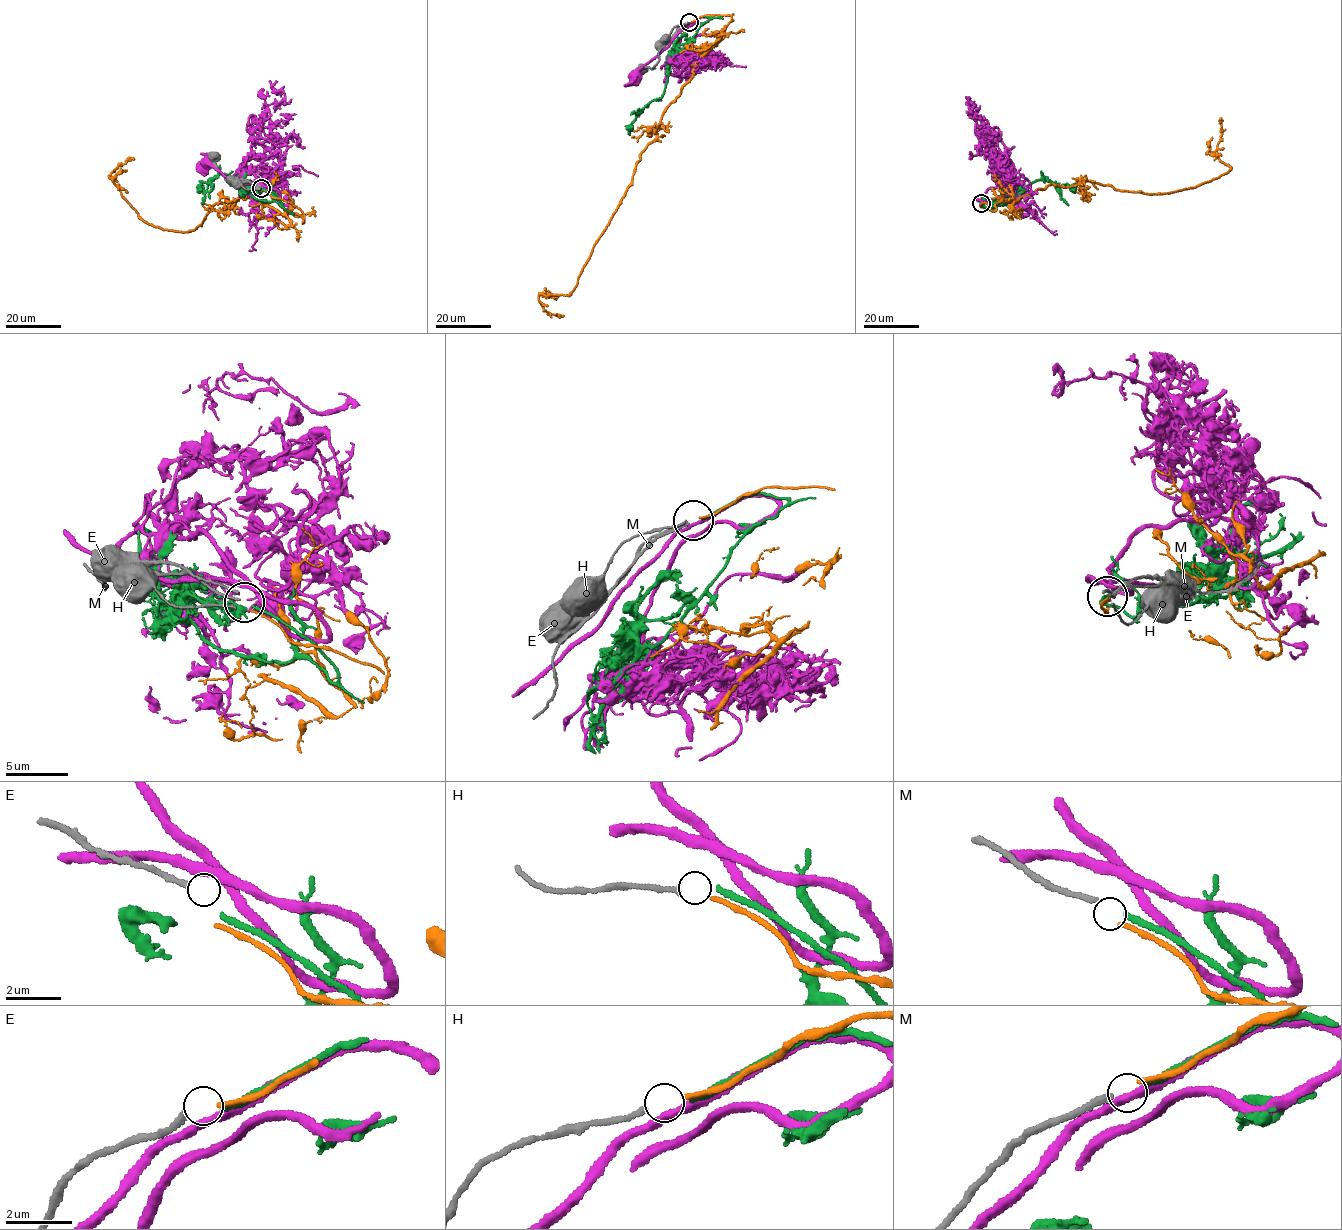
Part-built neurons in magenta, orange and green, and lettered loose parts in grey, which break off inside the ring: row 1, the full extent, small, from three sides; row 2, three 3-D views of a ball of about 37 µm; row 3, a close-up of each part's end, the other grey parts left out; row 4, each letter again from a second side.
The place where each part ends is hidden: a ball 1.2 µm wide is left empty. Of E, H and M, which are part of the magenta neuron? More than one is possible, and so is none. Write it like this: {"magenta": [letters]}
{"magenta": []}

